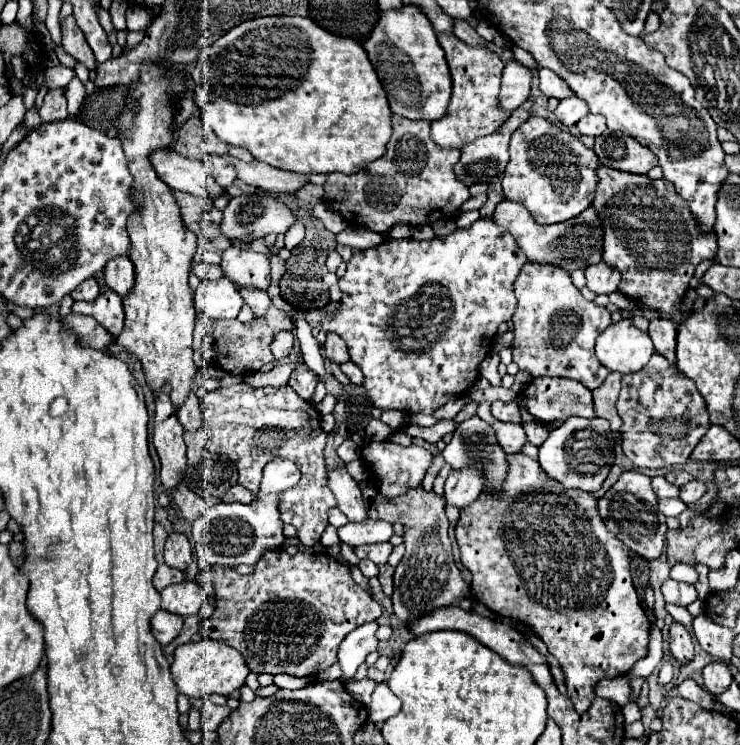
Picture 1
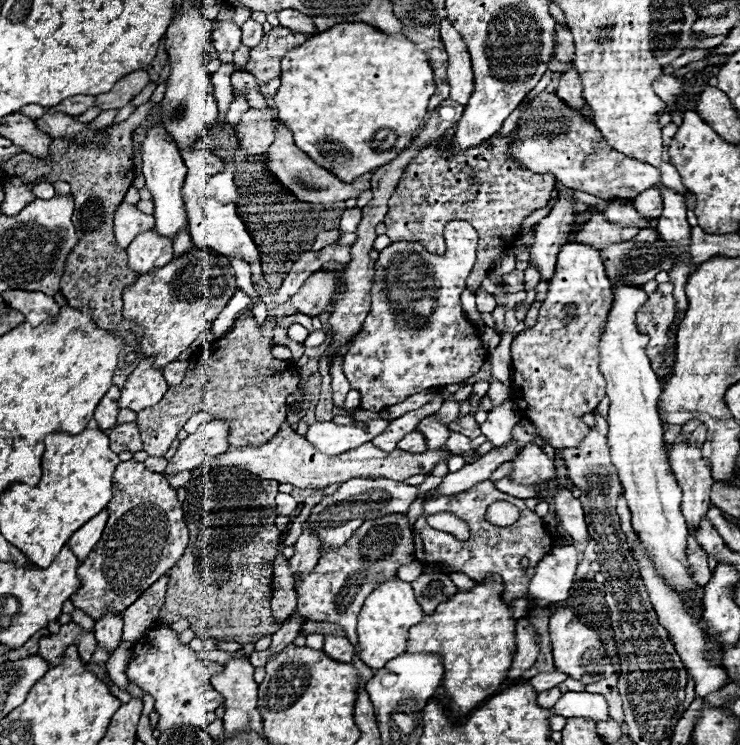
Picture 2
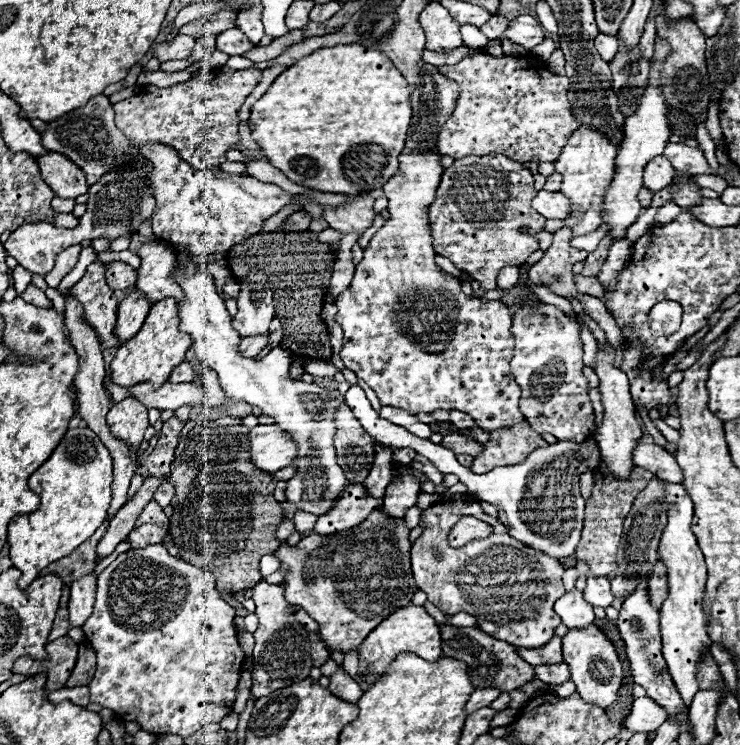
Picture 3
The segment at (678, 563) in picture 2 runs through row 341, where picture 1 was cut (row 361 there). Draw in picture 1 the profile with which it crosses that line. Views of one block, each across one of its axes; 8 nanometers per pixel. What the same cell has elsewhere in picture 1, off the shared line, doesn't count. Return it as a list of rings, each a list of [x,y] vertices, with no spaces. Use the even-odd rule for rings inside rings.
[[[630,320],[610,324],[596,340],[596,356],[612,372],[638,372],[650,362],[652,354],[654,346],[650,336]]]

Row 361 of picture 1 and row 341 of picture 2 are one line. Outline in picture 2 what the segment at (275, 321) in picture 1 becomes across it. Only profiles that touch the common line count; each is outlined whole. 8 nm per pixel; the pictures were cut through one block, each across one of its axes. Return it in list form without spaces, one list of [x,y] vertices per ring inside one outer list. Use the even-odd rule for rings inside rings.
[[[242,314],[234,322],[232,330],[212,344],[212,350],[208,344],[208,348],[201,349],[197,356],[194,354],[190,358],[190,366],[186,370],[184,380],[178,386],[170,386],[168,392],[164,394],[164,398],[156,406],[152,406],[150,410],[142,410],[138,414],[136,422],[138,422],[140,434],[142,434],[144,450],[150,456],[164,456],[166,450],[170,448],[172,440],[176,438],[178,430],[182,430],[182,426],[190,420],[190,416],[194,416],[200,410],[208,412],[212,418],[222,418],[226,422],[228,444],[234,448],[262,446],[262,444],[270,442],[270,438],[274,438],[274,434],[286,422],[286,398],[292,392],[296,392],[302,384],[302,376],[294,372],[292,360],[288,360],[288,362],[276,360],[270,354],[270,340],[274,338],[274,326],[276,326],[274,316],[266,316],[266,320],[258,326],[254,314]]]

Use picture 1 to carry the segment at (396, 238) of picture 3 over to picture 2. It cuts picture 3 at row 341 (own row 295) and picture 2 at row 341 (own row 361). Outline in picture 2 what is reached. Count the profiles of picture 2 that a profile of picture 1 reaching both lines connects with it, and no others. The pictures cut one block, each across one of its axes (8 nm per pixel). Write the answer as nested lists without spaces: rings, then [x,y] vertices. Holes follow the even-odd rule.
[[[464,224],[464,232],[458,230],[458,244],[450,244],[448,252],[442,256],[430,254],[420,242],[392,242],[380,252],[378,260],[374,262],[370,290],[372,308],[342,362],[342,370],[350,386],[362,394],[362,410],[382,412],[384,408],[394,406],[416,392],[432,388],[440,390],[480,372],[488,358],[488,350],[482,346],[478,330],[460,308],[460,294],[476,258],[476,242],[476,230],[470,224]]]

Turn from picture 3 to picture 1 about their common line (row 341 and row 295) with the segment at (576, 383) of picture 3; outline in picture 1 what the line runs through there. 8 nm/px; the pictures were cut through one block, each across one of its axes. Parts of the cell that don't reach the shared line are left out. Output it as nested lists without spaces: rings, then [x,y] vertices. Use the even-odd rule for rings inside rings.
[[[526,262],[514,284],[514,292],[518,306],[512,316],[512,352],[520,370],[528,370],[532,376],[562,376],[578,380],[590,390],[598,388],[610,370],[596,358],[594,342],[600,332],[612,324],[610,312],[584,300],[580,290],[574,288],[570,276],[556,266]]]

